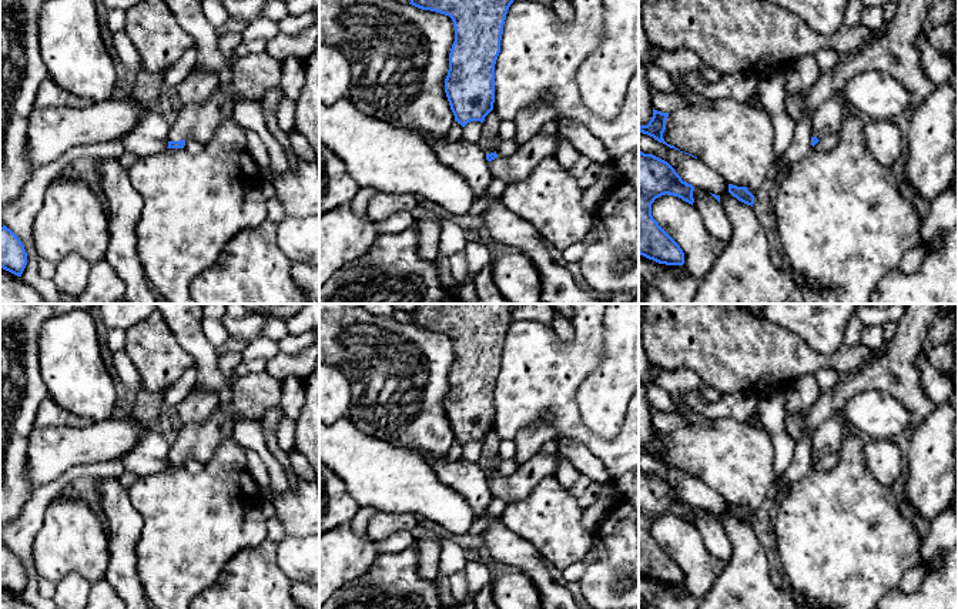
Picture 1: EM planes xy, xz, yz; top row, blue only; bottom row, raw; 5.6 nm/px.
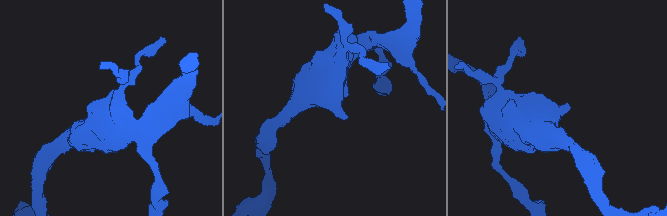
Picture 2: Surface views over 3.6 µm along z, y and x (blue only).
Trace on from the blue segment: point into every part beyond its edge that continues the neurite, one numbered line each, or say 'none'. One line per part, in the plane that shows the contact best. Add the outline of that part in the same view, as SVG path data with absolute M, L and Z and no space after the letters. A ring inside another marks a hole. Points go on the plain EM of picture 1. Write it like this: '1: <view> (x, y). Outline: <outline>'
1: xy (254, 394). Outline: M262 371L262 372L251 372L251 374L247 374L247 375L244 375L244 377L234 377L234 378L231 379L230 385L231 385L231 392L232 392L231 404L230 404L227 408L221 408L221 406L218 405L218 408L217 408L217 411L214 412L214 415L212 415L210 419L207 419L204 424L185 424L185 425L182 425L182 426L180 428L180 431L177 432L175 441L170 445L168 461L181 461L181 459L192 458L192 459L195 459L195 461L198 461L198 462L201 462L201 464L207 464L207 462L214 456L214 454L217 452L217 449L218 449L218 446L222 444L222 441L227 439L227 438L231 438L234 422L235 422L238 418L242 416L242 418L247 418L247 419L251 419L251 421L257 421L258 425L264 429L268 449L272 452L272 455L279 461L279 464L281 464L282 468L285 469L287 476L288 476L288 481L289 481L289 488L295 488L295 486L297 486L297 479L298 479L298 476L295 475L294 469L291 468L291 461L289 461L289 458L288 458L288 452L285 452L285 451L282 451L282 449L279 448L275 435L274 435L274 434L269 434L269 432L264 428L264 422L262 422L264 414L265 414L271 406L274 406L274 405L277 405L277 404L279 402L279 398L281 398L281 394L282 394L282 381L281 381L279 378L274 378L274 377L269 375L267 371Z

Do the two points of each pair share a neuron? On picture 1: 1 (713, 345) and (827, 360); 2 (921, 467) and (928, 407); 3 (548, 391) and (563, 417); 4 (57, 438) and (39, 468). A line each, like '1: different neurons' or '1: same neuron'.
1: same neuron
2: different neurons
3: same neuron
4: same neuron

